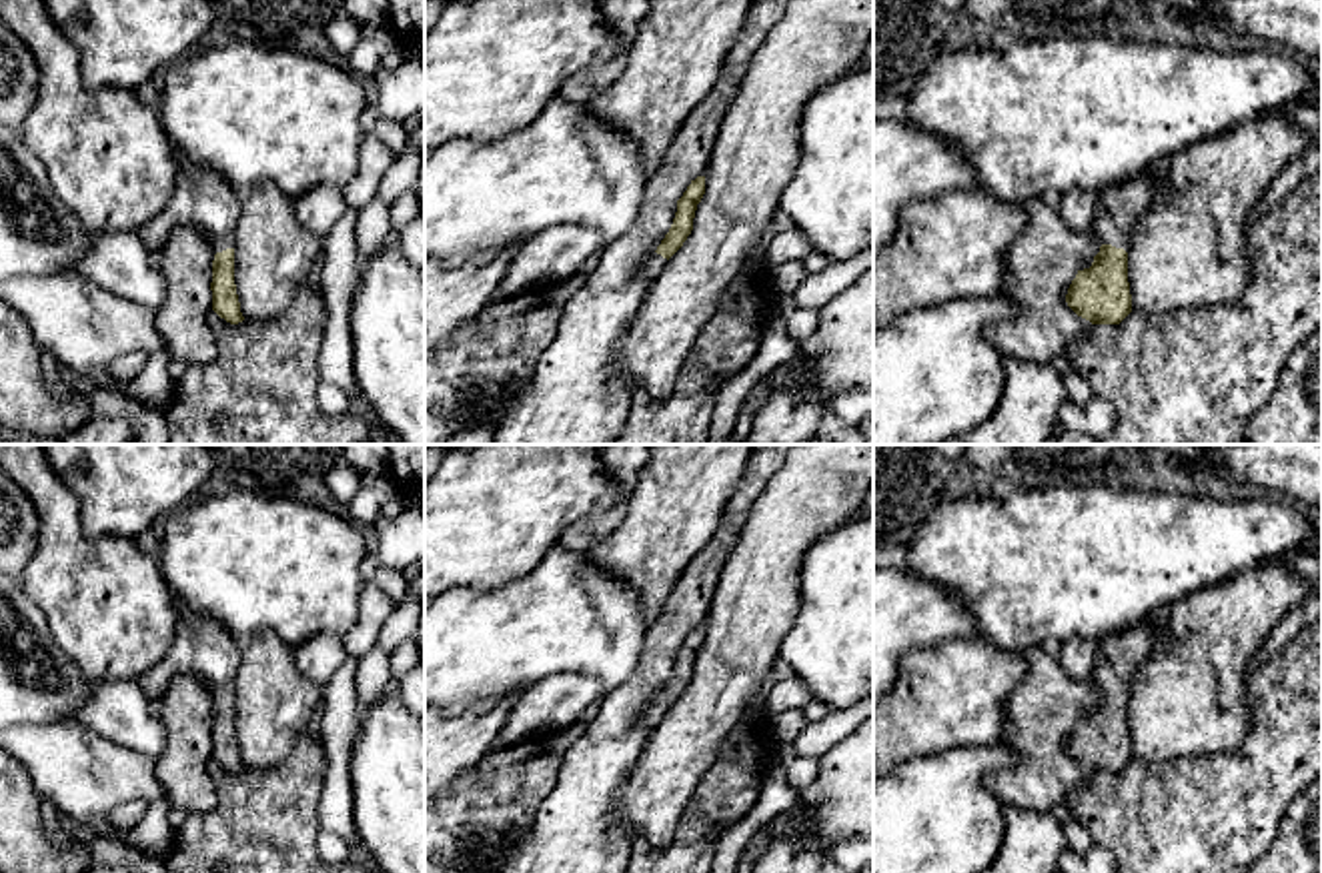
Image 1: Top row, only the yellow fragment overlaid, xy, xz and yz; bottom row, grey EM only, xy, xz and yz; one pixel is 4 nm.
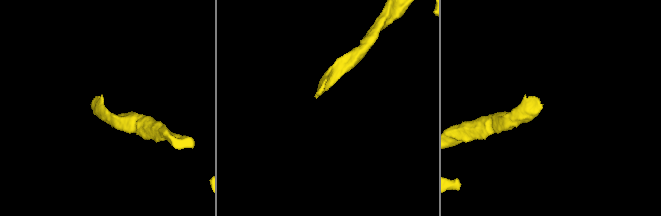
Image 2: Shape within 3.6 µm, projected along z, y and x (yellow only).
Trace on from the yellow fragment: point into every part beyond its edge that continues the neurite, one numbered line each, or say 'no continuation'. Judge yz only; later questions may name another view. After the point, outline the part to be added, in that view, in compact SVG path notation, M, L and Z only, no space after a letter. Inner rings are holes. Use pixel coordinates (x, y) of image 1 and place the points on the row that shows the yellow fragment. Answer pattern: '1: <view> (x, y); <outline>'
1: yz (1120, 207); M1154 168L1100 194L1098 212L1088 230L1100 244L1128 252L1134 222L1148 210L1156 192L1152 184Z

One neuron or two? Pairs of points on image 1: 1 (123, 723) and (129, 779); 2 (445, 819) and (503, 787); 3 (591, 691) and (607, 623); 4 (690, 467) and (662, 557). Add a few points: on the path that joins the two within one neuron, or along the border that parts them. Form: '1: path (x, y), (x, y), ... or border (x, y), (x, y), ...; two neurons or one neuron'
1: border (83, 723), (153, 761); two neurons
2: path (459, 819), (471, 819), (489, 801); one neuron
3: border (545, 677), (591, 673), (607, 691); two neurons
4: path (684, 489), (662, 535); one neuron

